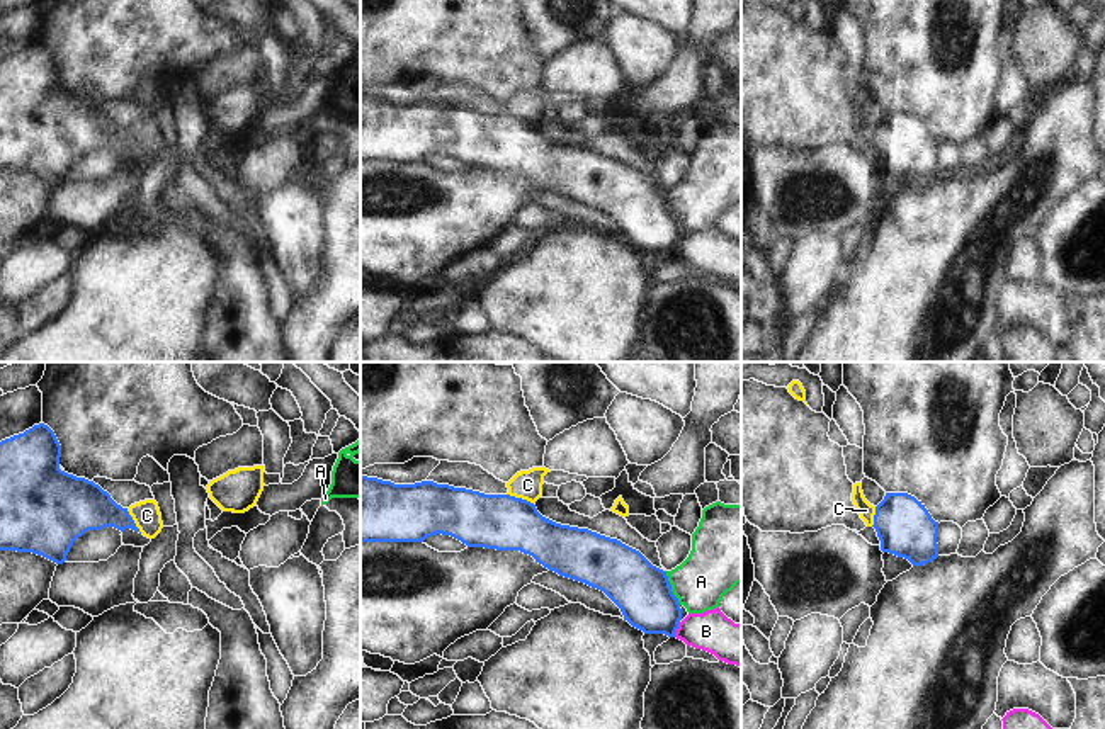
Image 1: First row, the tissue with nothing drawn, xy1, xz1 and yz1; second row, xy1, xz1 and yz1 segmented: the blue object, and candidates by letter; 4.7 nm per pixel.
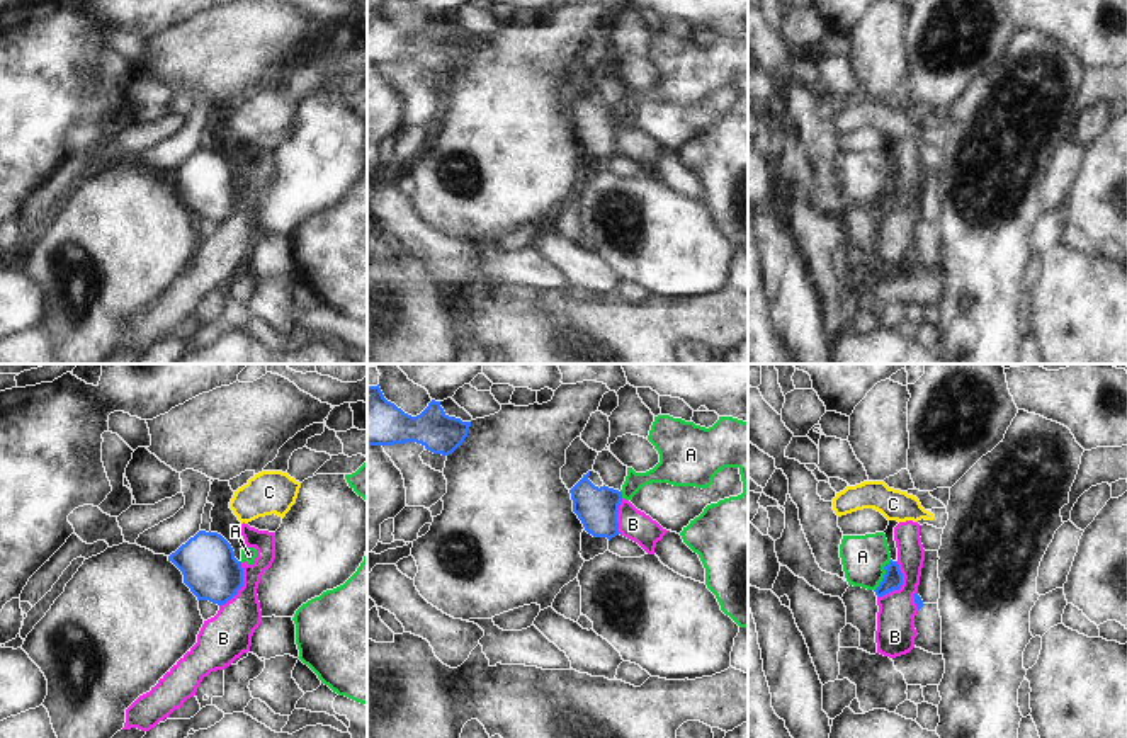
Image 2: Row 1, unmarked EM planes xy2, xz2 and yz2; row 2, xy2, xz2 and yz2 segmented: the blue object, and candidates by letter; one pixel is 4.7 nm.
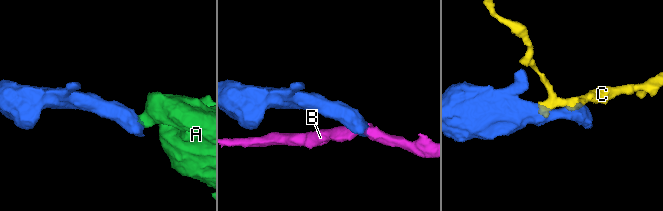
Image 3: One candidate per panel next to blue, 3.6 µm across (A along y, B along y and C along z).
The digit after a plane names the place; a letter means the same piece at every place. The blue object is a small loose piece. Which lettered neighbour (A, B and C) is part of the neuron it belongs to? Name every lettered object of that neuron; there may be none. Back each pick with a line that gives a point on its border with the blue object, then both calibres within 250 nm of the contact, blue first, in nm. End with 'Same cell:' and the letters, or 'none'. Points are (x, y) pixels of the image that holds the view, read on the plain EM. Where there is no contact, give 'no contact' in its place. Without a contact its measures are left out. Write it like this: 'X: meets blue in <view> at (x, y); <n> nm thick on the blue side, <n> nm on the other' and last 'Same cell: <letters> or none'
Same cell: none

